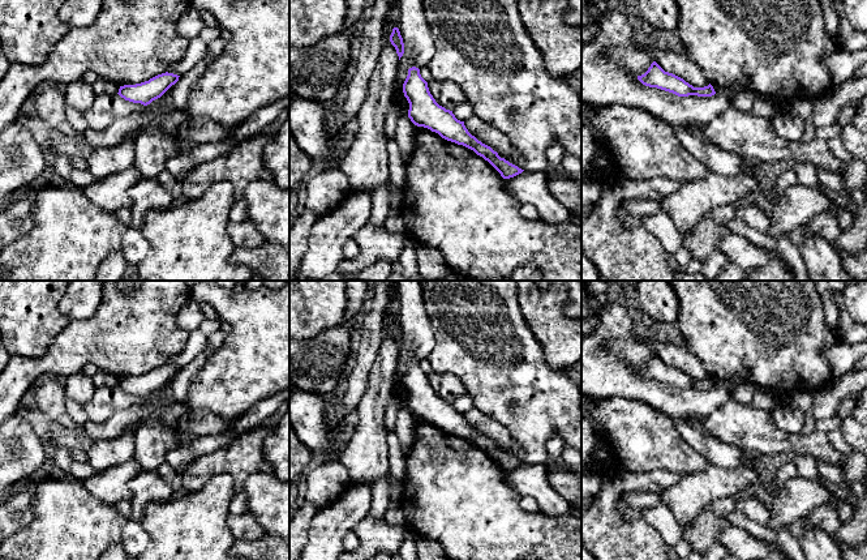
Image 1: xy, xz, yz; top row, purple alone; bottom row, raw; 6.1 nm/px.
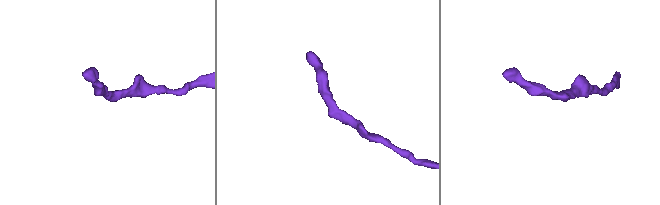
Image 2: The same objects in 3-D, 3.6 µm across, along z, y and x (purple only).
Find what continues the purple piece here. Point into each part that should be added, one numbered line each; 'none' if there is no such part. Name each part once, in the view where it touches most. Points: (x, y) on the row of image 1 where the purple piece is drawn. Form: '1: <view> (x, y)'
none

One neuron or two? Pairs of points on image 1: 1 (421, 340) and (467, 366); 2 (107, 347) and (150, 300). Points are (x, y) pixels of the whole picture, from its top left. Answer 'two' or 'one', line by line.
1: two
2: one

